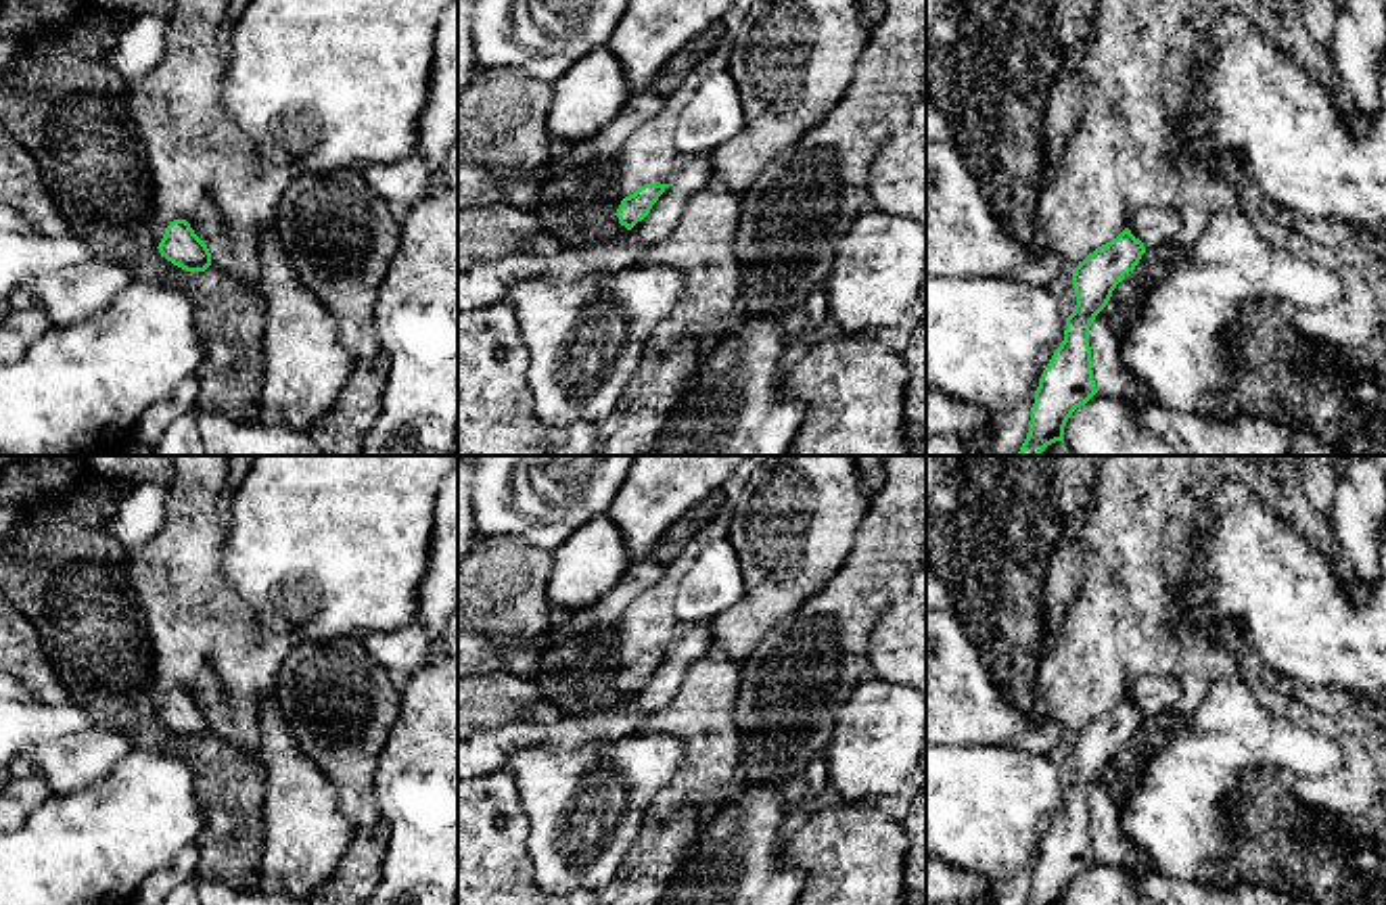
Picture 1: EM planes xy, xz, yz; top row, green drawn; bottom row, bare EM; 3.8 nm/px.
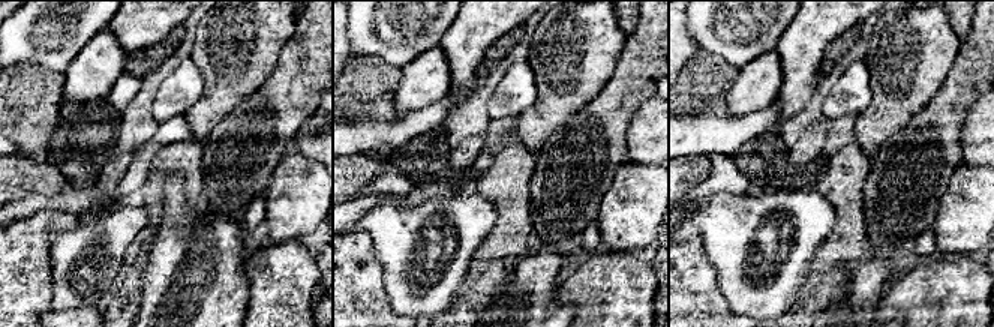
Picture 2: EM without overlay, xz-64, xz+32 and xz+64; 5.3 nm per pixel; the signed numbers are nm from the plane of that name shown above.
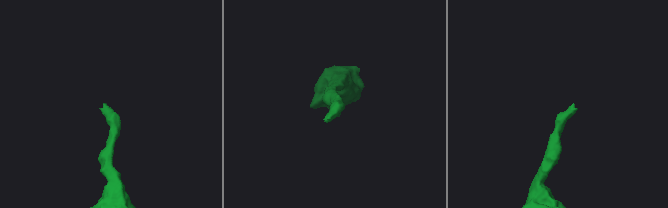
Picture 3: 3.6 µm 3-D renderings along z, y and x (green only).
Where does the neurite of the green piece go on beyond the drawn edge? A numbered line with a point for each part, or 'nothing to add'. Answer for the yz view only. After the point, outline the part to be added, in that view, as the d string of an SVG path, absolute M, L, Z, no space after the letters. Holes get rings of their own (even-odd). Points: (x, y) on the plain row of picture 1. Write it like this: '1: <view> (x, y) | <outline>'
nothing to add

